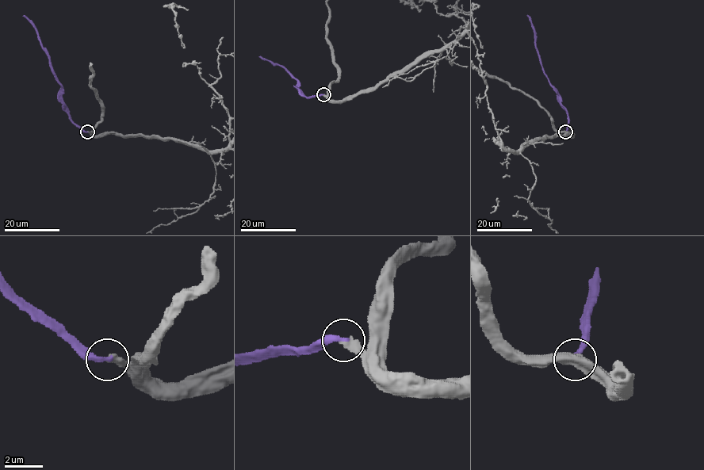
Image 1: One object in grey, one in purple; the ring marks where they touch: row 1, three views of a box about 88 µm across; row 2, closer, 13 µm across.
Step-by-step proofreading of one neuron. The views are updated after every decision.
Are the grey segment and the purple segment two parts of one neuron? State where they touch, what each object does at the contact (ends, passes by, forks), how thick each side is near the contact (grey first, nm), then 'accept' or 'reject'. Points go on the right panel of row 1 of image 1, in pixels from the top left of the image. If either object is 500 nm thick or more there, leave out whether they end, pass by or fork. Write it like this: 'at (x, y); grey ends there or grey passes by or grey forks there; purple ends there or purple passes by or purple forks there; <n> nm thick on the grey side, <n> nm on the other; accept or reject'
at (565, 131); grey ends there; purple ends there; 420 nm thick on the grey side, 320 nm on the other; accept

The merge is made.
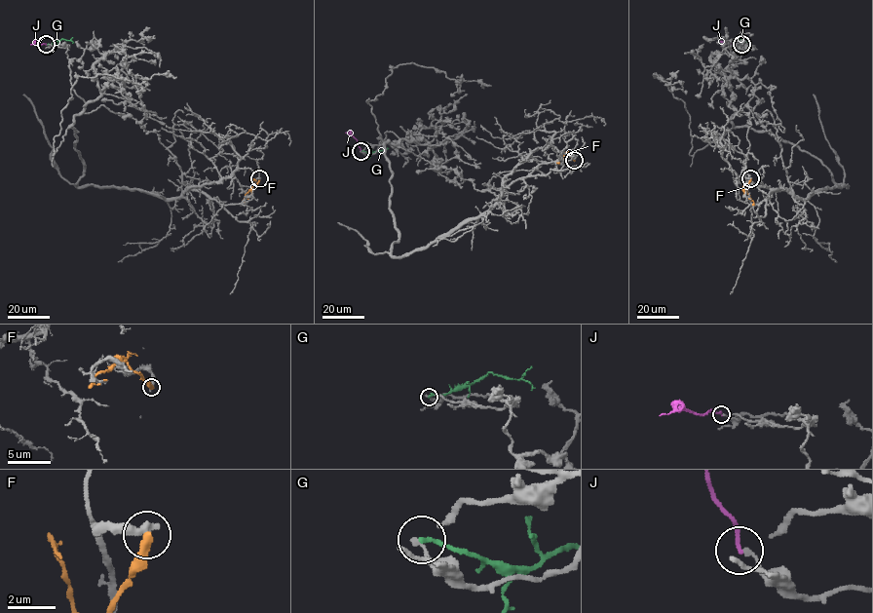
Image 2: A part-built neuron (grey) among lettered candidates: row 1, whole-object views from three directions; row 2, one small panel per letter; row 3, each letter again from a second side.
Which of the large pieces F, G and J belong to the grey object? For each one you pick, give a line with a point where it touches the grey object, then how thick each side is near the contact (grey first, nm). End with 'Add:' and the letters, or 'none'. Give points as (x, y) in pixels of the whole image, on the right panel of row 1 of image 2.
Add: none

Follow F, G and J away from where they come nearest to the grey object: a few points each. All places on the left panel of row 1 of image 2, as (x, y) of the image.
F: (259, 178), (246, 194), (242, 205)
G: (47, 45), (62, 39), (73, 43)
J: (46, 44), (30, 44)

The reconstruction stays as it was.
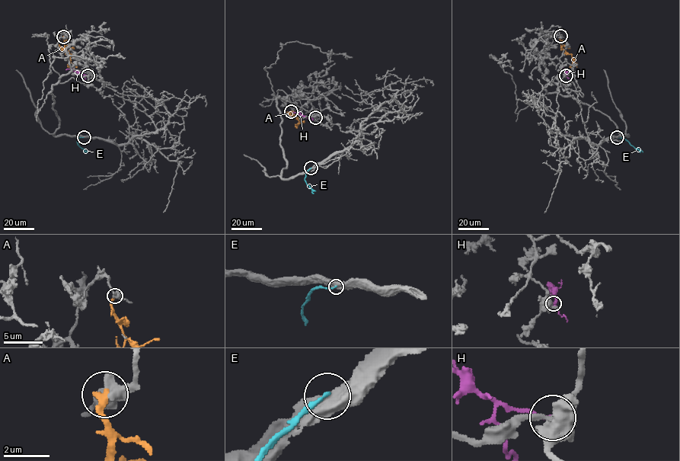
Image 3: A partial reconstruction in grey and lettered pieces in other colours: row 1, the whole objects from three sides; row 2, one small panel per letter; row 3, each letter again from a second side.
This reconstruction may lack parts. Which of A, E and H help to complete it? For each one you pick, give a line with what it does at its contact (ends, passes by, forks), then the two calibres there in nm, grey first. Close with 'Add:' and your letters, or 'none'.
Add: none

